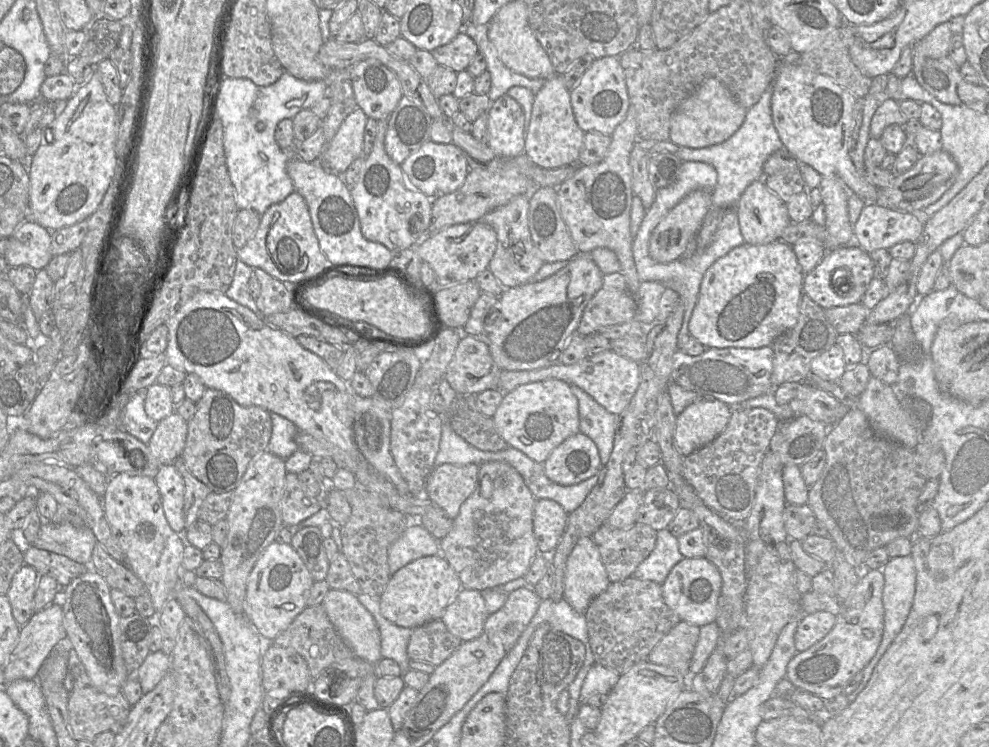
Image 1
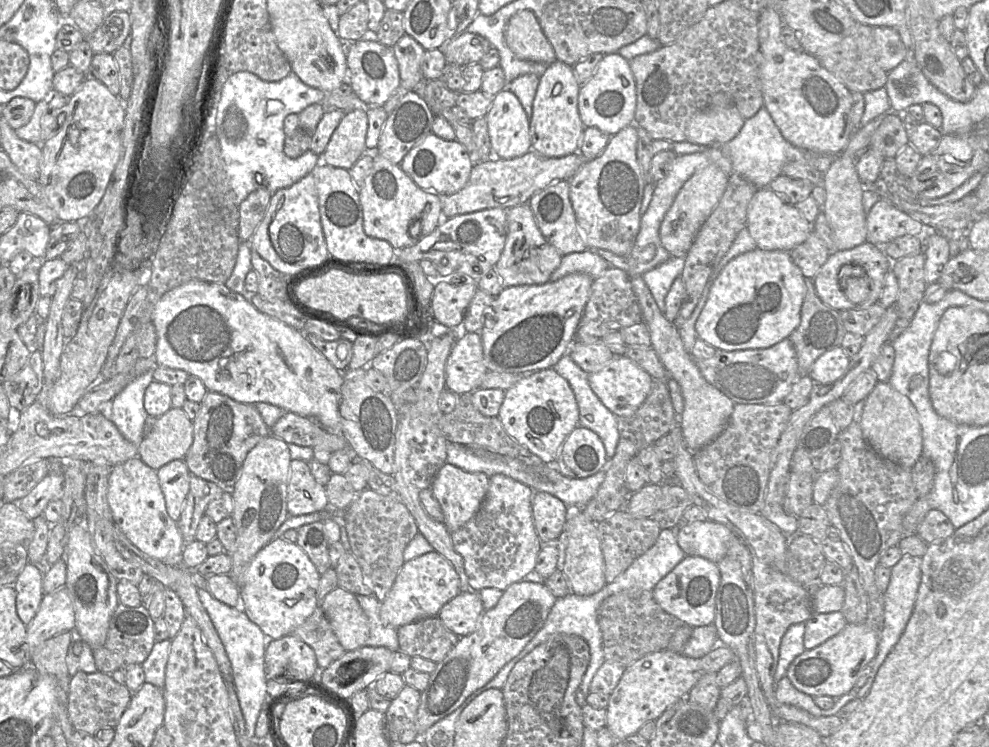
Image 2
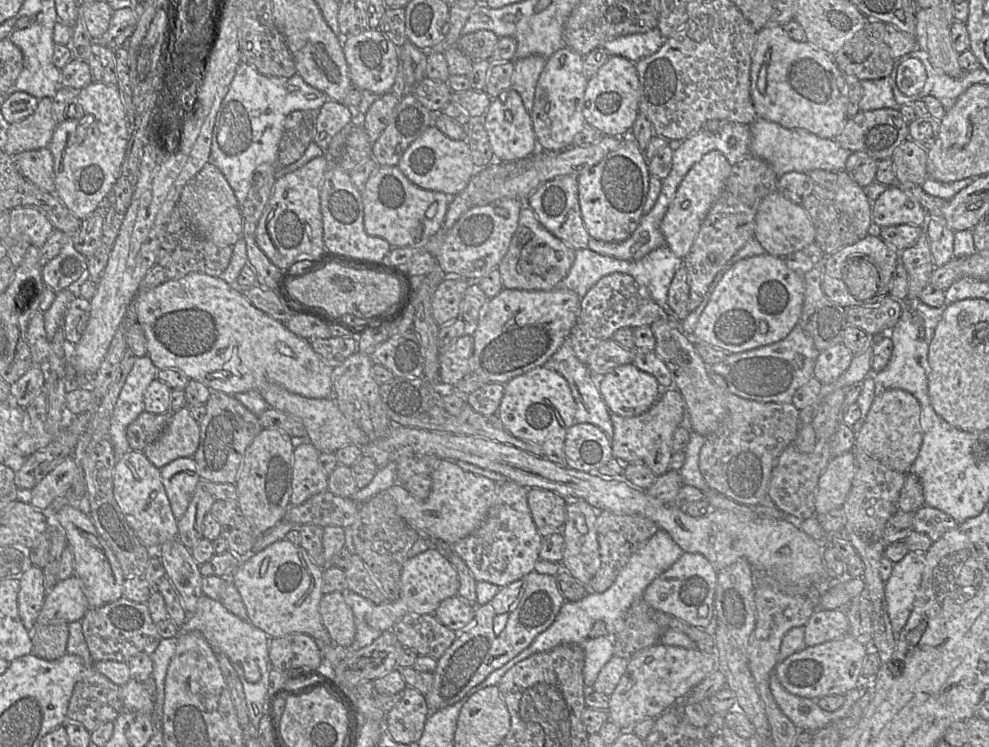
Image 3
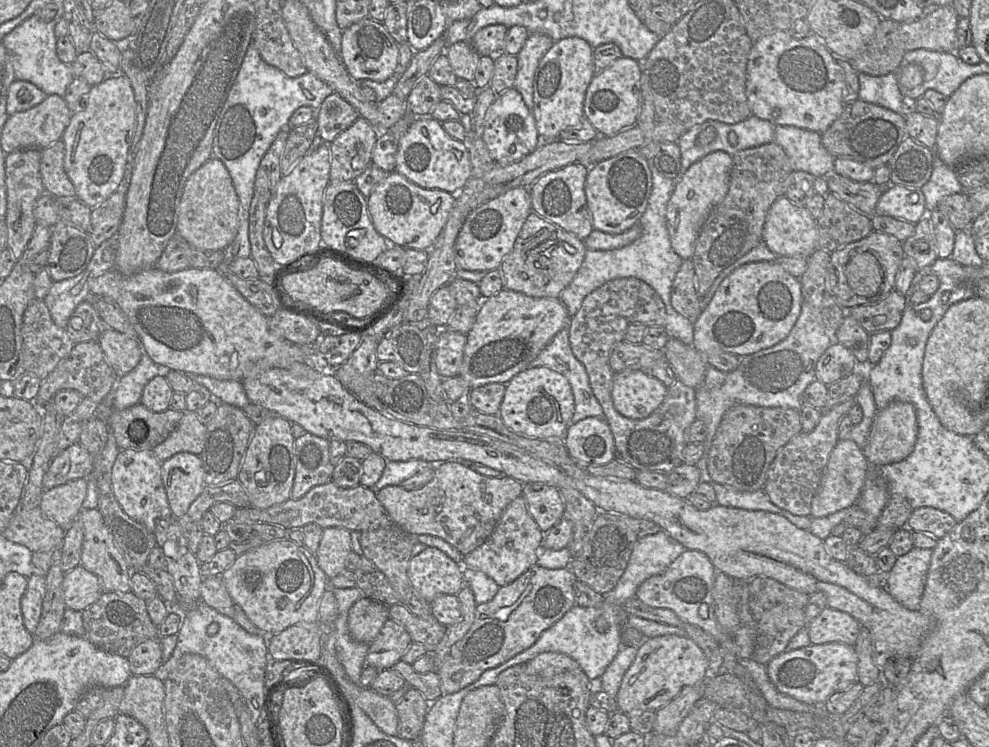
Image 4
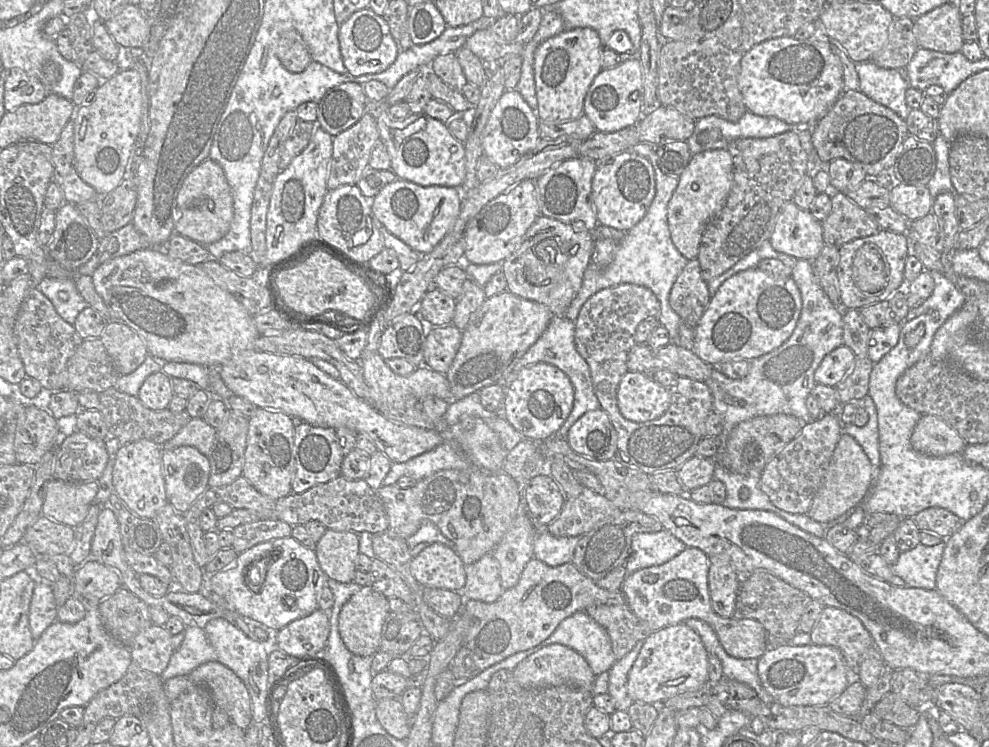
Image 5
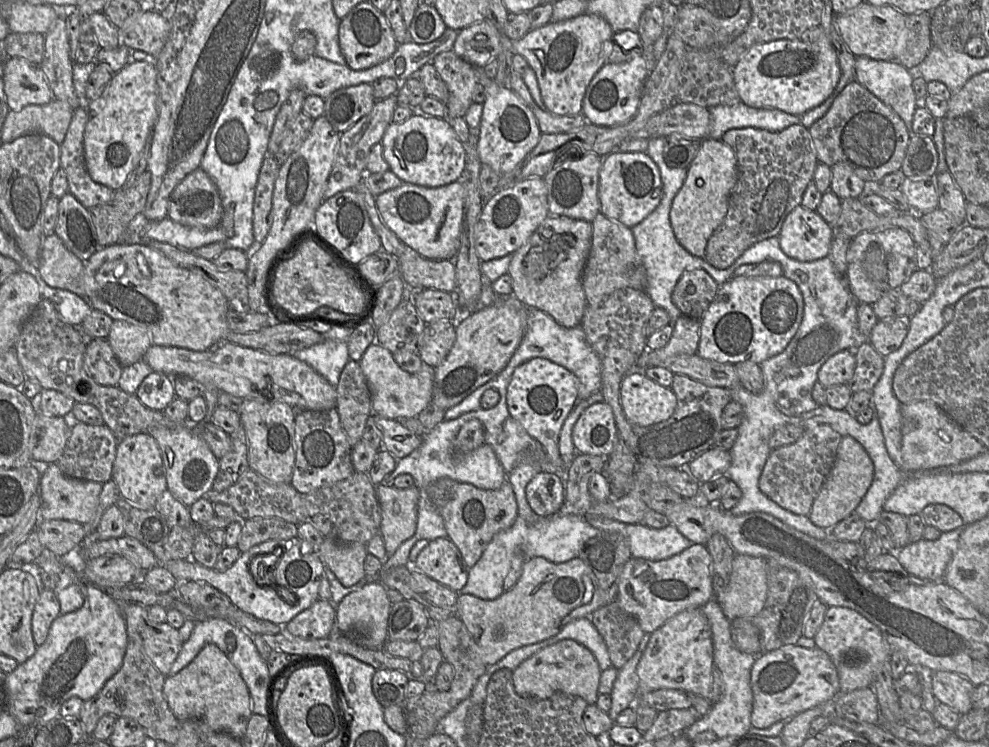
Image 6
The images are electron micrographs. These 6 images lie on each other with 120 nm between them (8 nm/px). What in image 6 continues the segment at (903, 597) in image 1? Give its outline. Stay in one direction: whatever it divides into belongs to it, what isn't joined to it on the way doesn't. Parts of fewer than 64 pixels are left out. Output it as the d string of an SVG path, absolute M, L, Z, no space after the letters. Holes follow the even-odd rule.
M961 529L942 532L936 540L920 540L899 549L900 564L912 575L929 582L943 581L945 570L958 545Z

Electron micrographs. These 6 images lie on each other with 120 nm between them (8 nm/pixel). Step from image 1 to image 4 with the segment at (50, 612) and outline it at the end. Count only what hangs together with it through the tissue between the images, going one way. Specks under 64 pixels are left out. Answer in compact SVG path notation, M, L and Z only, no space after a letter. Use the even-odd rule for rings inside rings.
M80 565L65 573L62 589L66 607L77 611L88 608L104 592L97 576Z

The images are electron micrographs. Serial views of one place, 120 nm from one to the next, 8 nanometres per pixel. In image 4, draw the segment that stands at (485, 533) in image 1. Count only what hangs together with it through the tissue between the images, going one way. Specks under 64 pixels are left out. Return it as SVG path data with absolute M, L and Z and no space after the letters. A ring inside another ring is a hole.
M520 495L505 508L489 538L462 557L461 565L463 569L481 571L498 586L505 586L537 564L537 549L542 546L543 535L530 515L523 495Z

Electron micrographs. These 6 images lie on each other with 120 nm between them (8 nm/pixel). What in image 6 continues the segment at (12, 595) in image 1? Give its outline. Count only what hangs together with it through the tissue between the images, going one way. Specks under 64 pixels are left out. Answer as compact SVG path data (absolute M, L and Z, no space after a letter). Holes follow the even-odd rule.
M41 588L32 613L32 635L37 646L44 643L53 620L60 615L60 603L56 592Z

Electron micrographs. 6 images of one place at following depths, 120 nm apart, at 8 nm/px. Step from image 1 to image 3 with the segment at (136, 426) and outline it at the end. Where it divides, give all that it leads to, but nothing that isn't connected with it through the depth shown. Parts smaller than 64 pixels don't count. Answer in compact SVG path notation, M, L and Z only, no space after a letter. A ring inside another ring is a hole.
M148 356L137 357L132 370L128 374L123 388L119 394L114 407L110 422L110 437L114 448L116 458L120 458L126 452L130 451L130 446L126 437L126 430L144 410L144 394L148 385L157 378L159 369L153 364Z

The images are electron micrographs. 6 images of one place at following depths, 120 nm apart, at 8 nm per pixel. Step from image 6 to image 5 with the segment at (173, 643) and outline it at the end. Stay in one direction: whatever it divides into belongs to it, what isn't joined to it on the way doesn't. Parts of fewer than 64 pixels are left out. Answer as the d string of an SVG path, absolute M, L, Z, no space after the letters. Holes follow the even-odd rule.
M152 623L134 637L130 653L132 661L142 669L160 676L173 654L172 634L164 626Z

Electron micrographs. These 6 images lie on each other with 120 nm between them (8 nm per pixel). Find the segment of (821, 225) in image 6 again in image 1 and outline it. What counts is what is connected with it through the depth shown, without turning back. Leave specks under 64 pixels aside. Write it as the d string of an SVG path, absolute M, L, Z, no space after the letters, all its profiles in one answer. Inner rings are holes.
M762 179L750 183L736 203L736 213L745 243L766 244L780 240L783 230L791 222L786 203L772 193Z

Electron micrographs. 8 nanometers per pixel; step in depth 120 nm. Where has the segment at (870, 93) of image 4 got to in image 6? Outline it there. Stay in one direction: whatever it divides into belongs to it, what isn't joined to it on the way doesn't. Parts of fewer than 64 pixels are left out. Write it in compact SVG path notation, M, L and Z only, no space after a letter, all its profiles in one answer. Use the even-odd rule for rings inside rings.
M867 56L855 59L855 80L893 109L905 122L911 135L916 108L921 104L912 83L914 71L897 61L875 60Z

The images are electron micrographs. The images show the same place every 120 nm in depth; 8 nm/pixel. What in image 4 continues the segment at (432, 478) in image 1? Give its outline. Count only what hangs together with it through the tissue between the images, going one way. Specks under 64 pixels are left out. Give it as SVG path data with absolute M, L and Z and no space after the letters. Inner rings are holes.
M454 461L435 466L433 479L420 489L407 491L385 486L376 498L388 518L412 535L432 535L455 547L462 556L484 543L492 534L505 508L522 495L523 484L511 477L492 478Z

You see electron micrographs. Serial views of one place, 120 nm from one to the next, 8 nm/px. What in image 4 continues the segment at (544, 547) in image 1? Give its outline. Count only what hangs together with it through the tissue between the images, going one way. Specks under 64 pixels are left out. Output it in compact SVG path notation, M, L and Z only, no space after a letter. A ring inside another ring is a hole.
M539 482L526 483L522 495L530 515L543 533L563 518L564 500L558 488Z

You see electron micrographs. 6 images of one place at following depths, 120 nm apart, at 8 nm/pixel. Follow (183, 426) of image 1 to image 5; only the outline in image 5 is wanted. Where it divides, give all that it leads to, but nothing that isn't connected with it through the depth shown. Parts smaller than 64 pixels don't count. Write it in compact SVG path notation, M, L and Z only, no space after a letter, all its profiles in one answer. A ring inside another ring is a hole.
M191 418L190 421L167 443L163 449L174 449L180 446L192 446L205 456L209 456L214 446L217 430L203 418Z

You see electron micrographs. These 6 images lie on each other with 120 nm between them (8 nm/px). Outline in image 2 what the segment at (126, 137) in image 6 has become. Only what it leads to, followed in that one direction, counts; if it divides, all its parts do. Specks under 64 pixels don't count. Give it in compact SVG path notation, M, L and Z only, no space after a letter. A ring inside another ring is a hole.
M87 76L82 85L61 107L66 119L60 130L41 143L42 161L38 182L61 222L83 222L102 199L121 154L124 105L99 80Z

